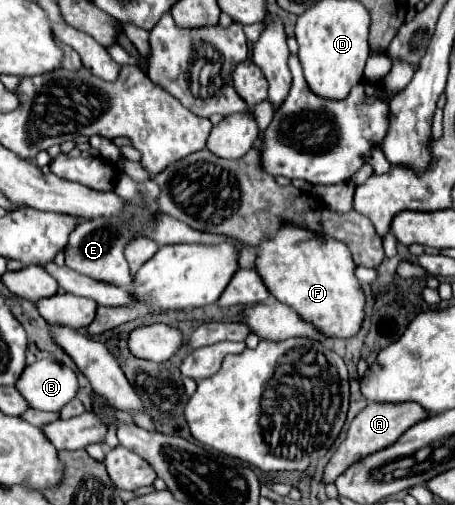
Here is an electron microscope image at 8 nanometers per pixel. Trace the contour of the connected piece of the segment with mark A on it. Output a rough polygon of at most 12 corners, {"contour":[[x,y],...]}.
{"contour":[[368,403],[324,469],[334,483],[428,417],[416,403]]}

